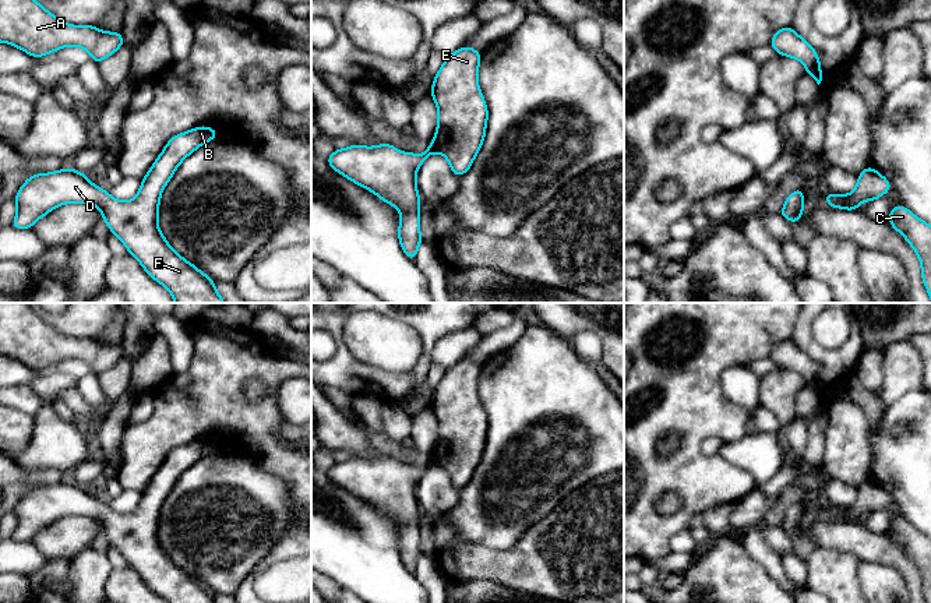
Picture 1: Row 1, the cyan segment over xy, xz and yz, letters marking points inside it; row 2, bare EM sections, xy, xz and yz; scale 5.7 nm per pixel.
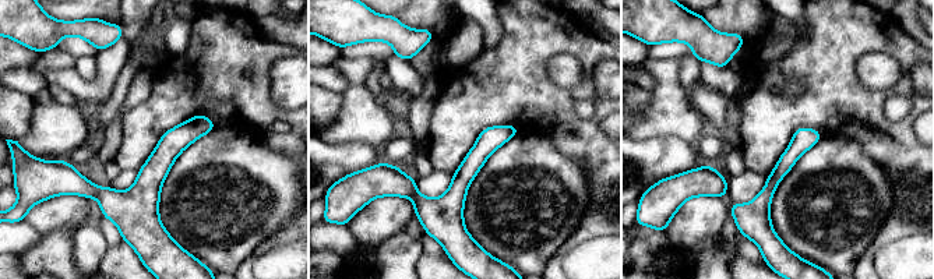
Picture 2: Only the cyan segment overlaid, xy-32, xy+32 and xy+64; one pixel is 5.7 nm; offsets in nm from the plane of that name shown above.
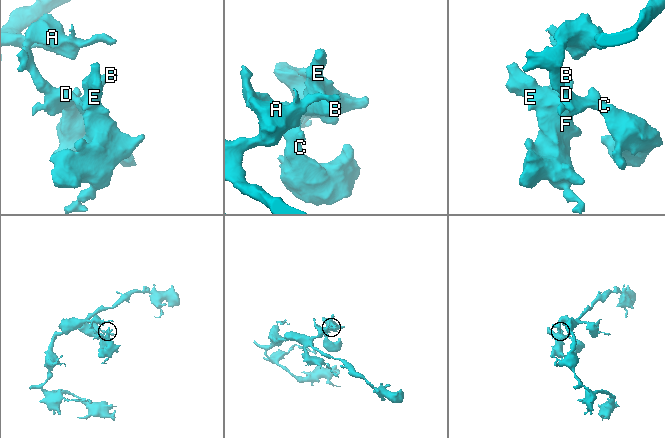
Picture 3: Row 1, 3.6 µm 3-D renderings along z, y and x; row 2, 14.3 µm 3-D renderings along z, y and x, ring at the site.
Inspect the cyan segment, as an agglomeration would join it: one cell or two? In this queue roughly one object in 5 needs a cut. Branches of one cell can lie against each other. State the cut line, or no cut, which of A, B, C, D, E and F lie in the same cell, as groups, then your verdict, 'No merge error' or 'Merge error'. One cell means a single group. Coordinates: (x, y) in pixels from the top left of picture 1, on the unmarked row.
No split. Groups: A B C D E F. No merge error

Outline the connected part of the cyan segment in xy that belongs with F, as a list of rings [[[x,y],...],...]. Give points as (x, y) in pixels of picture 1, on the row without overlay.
[[[201,438],[172,449],[141,494],[137,508],[119,514],[84,486],[63,483],[29,489],[14,508],[15,542],[33,536],[54,521],[77,515],[98,519],[109,543],[140,574],[144,583],[167,603],[216,603],[215,595],[177,567],[158,539],[161,507],[177,479],[202,456],[215,452],[215,441]]]

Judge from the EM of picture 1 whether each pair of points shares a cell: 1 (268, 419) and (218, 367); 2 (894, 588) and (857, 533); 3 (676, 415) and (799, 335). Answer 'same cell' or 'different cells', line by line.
1: same cell
2: different cells
3: different cells

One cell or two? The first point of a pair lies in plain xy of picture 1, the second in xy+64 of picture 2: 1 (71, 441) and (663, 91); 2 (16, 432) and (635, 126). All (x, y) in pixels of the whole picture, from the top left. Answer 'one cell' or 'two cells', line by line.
1: one cell
2: two cells

